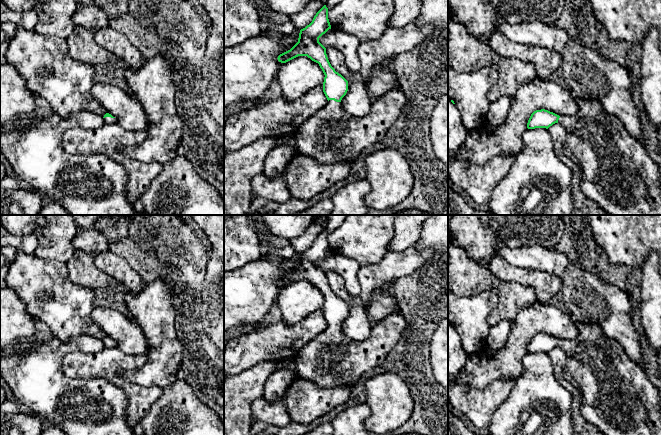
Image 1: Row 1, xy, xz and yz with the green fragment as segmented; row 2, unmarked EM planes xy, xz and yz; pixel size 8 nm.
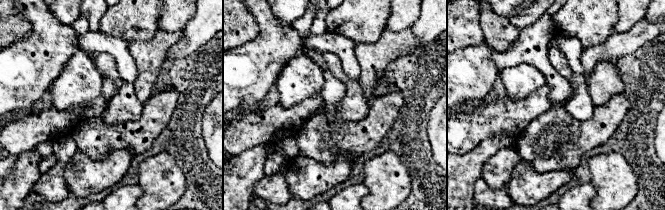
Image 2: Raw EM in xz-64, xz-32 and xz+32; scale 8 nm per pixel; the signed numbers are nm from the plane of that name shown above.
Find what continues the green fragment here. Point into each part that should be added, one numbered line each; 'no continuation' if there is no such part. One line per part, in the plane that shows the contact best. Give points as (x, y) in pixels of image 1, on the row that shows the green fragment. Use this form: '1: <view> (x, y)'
1: xz (331, 136)

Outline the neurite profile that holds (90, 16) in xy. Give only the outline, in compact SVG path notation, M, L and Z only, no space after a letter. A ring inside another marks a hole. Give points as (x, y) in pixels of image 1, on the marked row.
M95 0L91 5L78 5L72 16L75 25L99 30L108 25L108 19L125 13L130 0Z

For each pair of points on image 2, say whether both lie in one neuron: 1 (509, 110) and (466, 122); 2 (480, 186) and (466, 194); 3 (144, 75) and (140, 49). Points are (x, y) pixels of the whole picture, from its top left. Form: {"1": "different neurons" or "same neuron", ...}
{"1": "same neuron", "2": "different neurons", "3": "same neuron"}

